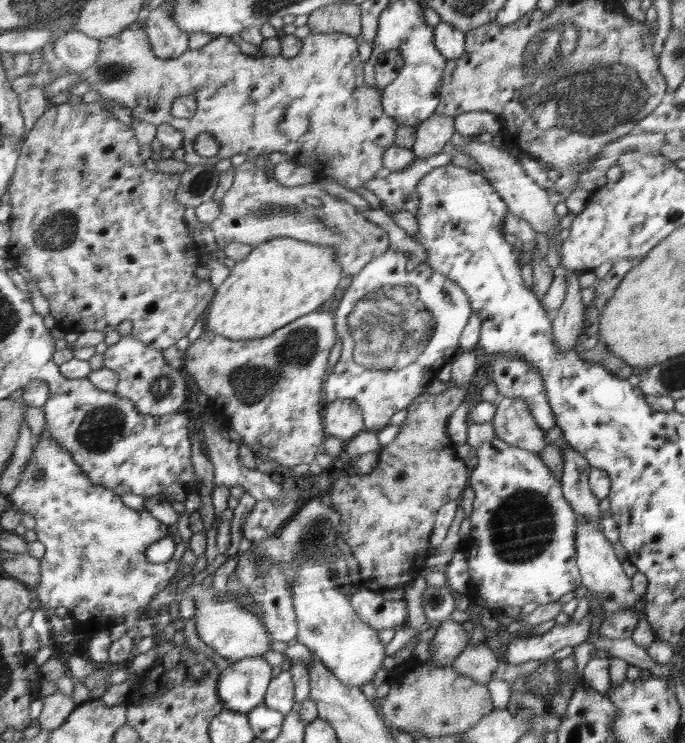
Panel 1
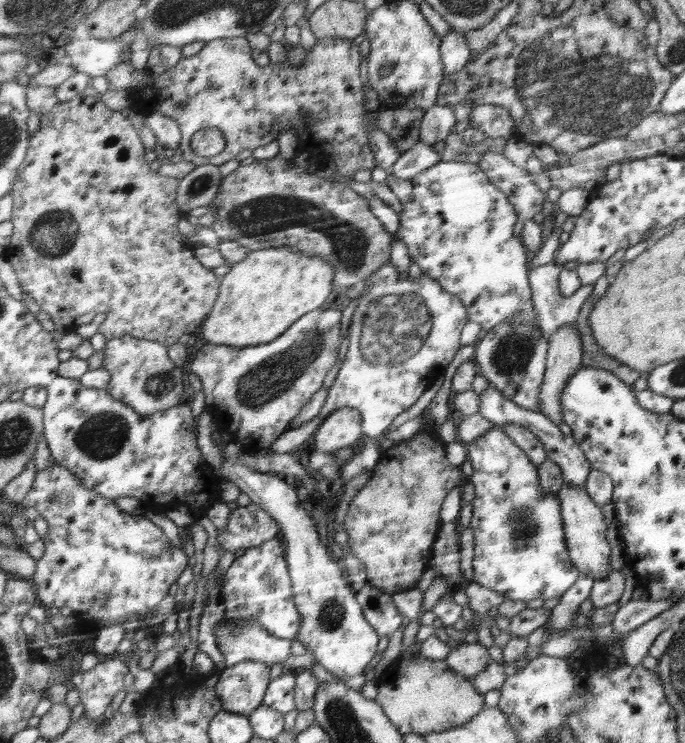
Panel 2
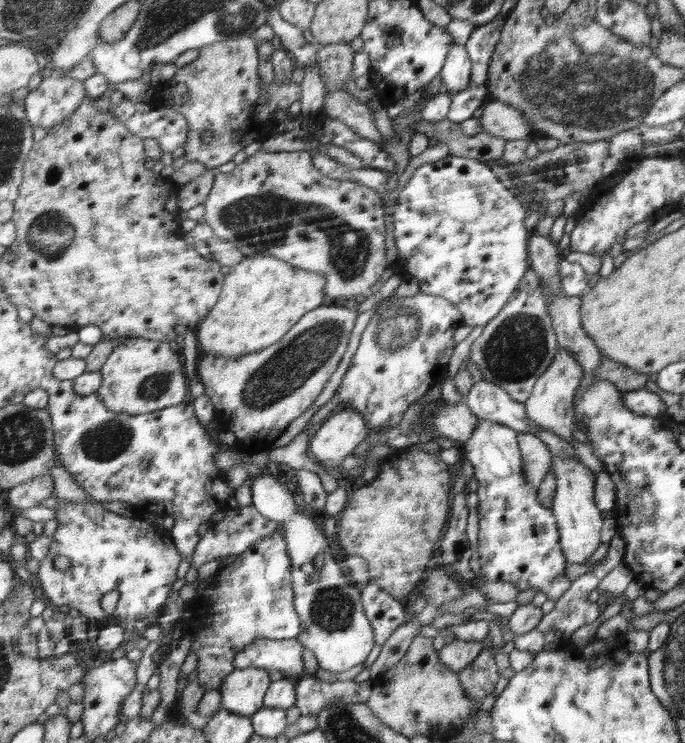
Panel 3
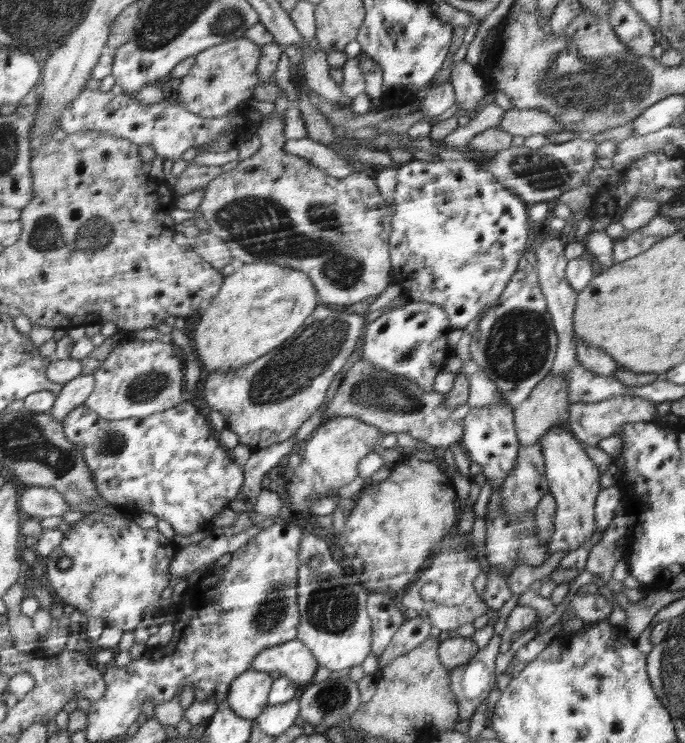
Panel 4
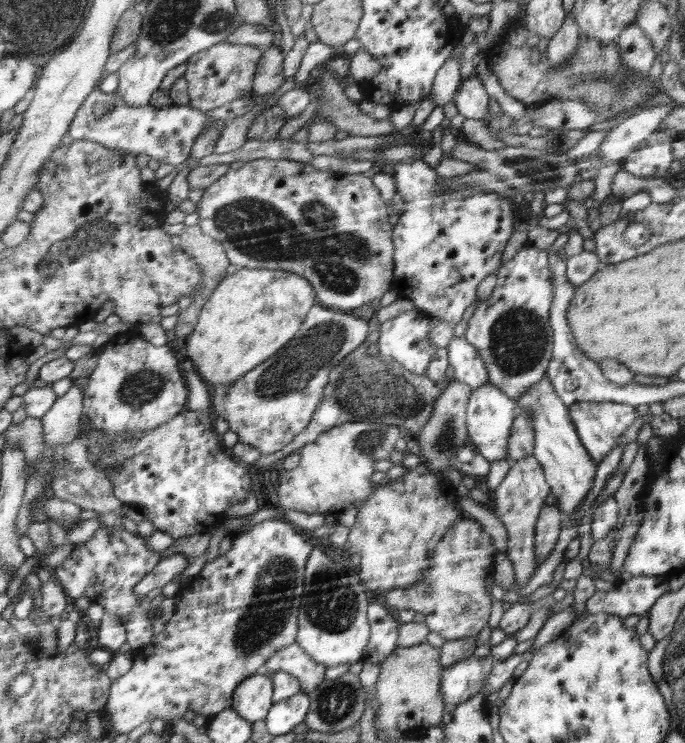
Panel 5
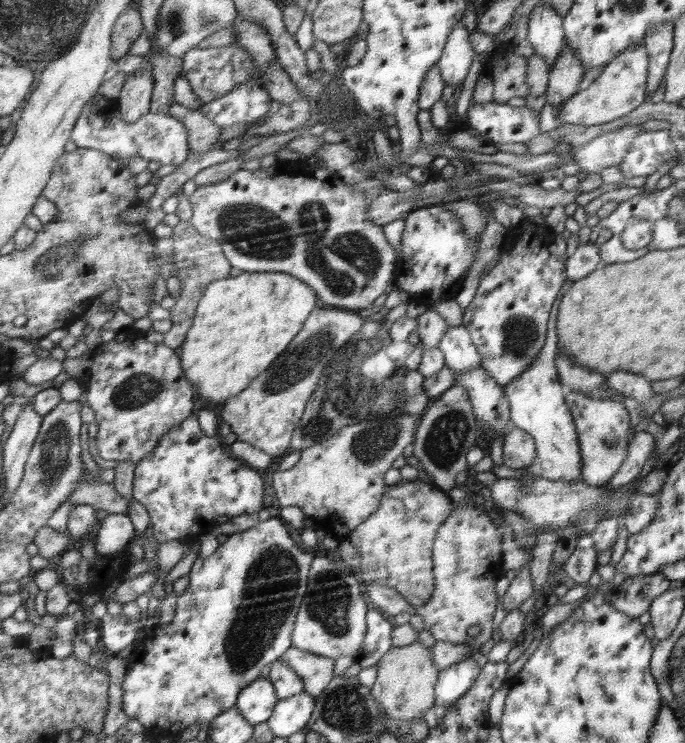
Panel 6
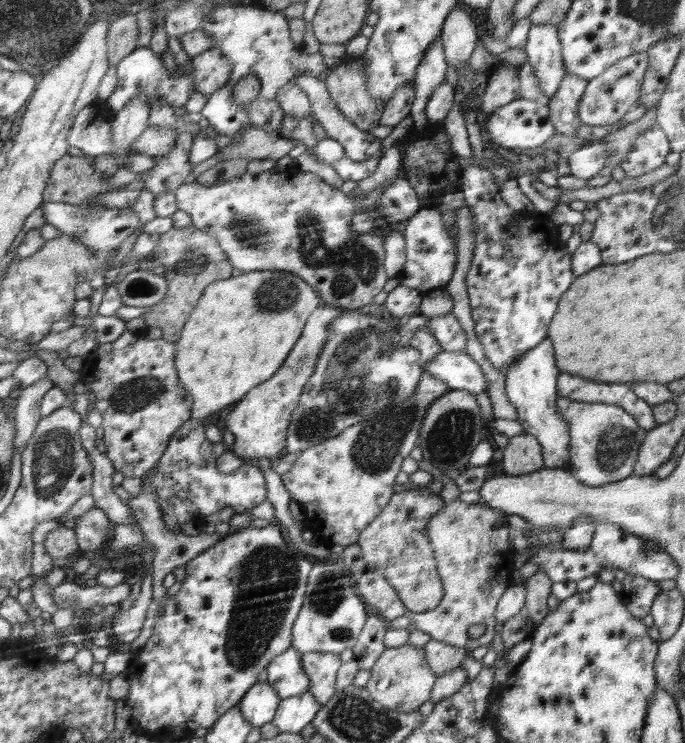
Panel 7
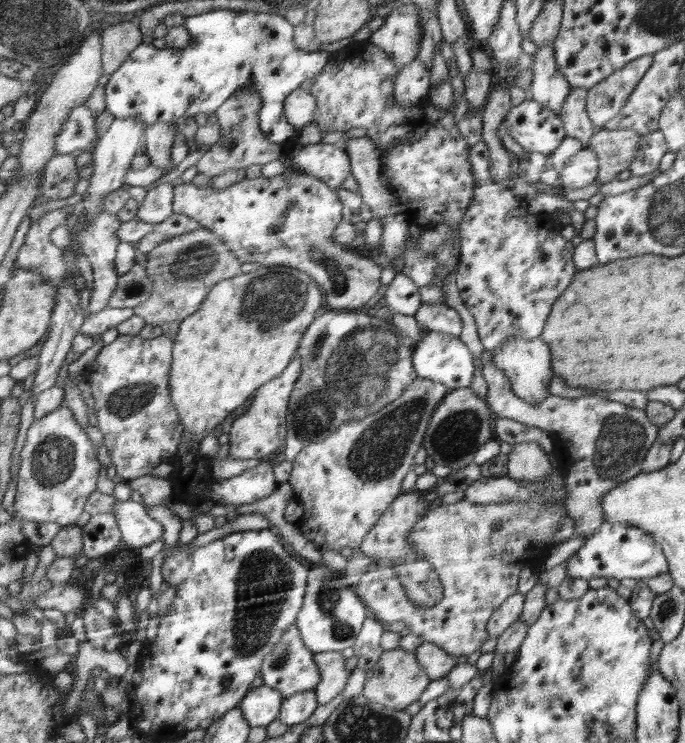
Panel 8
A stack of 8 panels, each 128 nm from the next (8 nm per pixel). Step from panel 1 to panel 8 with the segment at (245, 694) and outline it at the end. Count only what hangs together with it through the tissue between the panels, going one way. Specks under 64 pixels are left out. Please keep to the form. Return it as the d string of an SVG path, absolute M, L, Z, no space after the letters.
M261 685L247 693L239 709L243 710L247 722L252 726L266 726L278 718L283 701L284 696L279 690Z

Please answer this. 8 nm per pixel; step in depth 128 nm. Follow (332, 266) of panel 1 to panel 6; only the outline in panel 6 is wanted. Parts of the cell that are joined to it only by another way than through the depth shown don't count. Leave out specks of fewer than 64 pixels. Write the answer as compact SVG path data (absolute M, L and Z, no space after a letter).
M242 271L238 276L214 281L207 286L207 291L200 299L199 310L194 327L188 333L188 339L181 348L181 358L184 360L184 370L188 380L196 385L202 404L218 410L222 402L228 401L235 394L242 393L244 388L258 378L270 364L280 357L288 348L288 344L302 330L302 324L316 306L316 294L312 287L302 282L295 275L288 273L247 273Z

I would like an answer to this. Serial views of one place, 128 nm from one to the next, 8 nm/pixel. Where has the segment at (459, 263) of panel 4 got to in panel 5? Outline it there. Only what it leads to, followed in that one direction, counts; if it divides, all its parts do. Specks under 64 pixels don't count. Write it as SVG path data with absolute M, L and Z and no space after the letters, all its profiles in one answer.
M422 158L392 166L380 162L378 167L391 172L395 178L397 194L403 199L403 210L399 214L394 234L394 291L398 299L411 300L416 309L426 311L435 320L444 321L454 328L454 325L463 321L464 311L478 301L476 290L480 282L489 274L497 274L500 266L505 263L502 262L502 252L516 224L512 208L506 196L496 192L473 190L440 193L440 176Z

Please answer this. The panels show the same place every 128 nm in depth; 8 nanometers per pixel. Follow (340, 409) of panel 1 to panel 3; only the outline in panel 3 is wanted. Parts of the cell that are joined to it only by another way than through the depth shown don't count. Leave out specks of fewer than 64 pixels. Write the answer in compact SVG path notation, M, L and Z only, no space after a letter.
M337 410L312 433L310 454L334 476L345 475L338 464L368 436L366 423L356 410Z

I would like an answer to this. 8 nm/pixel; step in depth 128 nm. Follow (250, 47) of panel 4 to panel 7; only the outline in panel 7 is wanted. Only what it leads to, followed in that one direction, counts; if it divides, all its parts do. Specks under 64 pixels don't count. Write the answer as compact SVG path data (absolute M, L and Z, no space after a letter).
M207 49L192 59L200 94L208 97L228 82L233 64L221 55L220 49Z

